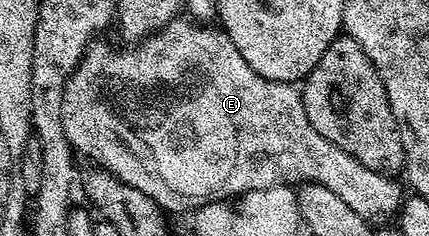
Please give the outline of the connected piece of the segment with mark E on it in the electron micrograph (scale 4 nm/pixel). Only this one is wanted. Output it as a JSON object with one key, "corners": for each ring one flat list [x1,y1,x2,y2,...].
{"corners":[[178,16,169,21,162,30,154,30,152,34,140,39,136,44,112,46,111,43,100,42,100,40,90,42,79,64,71,72,63,92,63,132,74,151,80,157,82,154,83,157,90,158,100,169,110,170,120,182,127,183,133,190,143,192,143,196,147,196,155,205,169,212,185,210,188,206,196,208,207,205,209,202,224,202,232,199,232,194,241,196,255,192,256,189,271,188,273,185,292,187,294,184,303,183,327,187,331,192,335,192,335,196,339,196,339,200,343,200,343,204,347,204,347,208,351,208,351,212,355,212,360,218,366,220,374,220,373,218,389,220,392,219,389,218,392,214,394,217,400,211,403,205,403,193,401,194,401,186,397,180,379,172,371,172,371,168,359,164,355,156,343,152,343,148,319,136,311,120,307,120,301,92,296,85,288,82,272,82,259,76,259,72,255,72,255,68,251,68,251,64,247,64,247,60,239,56,239,48,231,44,224,30,220,28,208,30,205,26,208,25,198,24,185,16]]}

